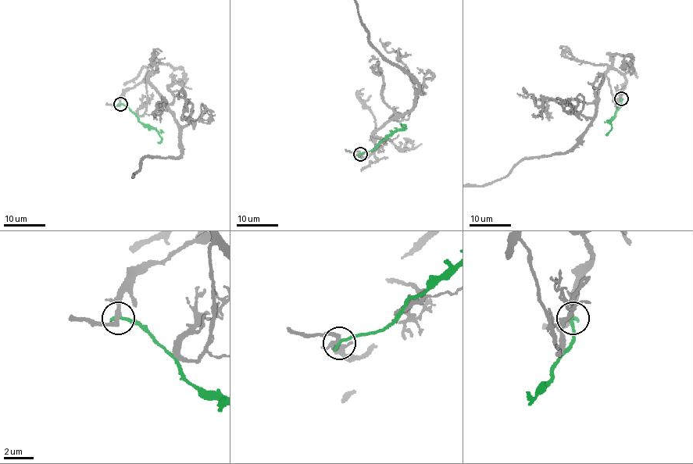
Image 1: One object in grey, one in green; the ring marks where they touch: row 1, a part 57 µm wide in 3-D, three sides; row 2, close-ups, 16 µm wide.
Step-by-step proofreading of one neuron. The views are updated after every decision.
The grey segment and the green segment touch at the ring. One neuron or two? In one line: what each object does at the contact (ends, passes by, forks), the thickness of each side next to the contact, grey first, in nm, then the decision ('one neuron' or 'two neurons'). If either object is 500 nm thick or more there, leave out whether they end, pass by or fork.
grey passes by; green ends there; 260 nm thick on the grey side, 260 nm on the other; two neurons

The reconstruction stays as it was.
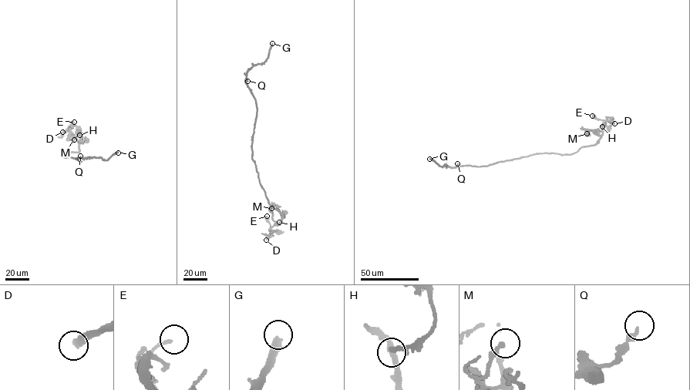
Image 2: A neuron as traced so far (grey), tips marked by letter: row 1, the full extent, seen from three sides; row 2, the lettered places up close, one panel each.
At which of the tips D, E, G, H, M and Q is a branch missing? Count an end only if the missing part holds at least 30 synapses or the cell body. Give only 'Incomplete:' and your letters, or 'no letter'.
Incomplete: D, G

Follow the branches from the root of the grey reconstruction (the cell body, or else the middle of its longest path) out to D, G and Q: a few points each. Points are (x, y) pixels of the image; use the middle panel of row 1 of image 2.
D: (252, 152), (259, 183), (268, 201), (282, 215), (281, 222), (270, 229), (270, 237), (266, 240)
G: (252, 152), (257, 109), (255, 99), (246, 82), (247, 72), (254, 65), (264, 63), (272, 43)
Q: (252, 152), (257, 109), (255, 99), (245, 82), (247, 81)

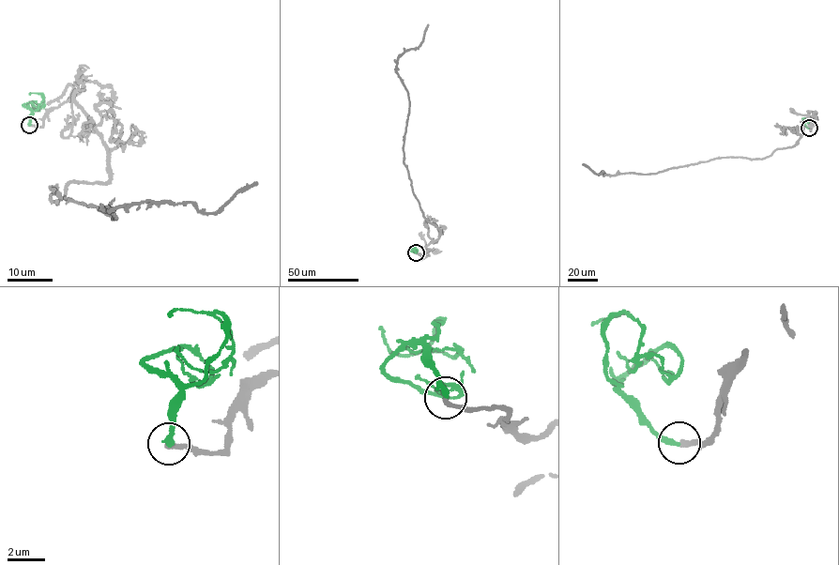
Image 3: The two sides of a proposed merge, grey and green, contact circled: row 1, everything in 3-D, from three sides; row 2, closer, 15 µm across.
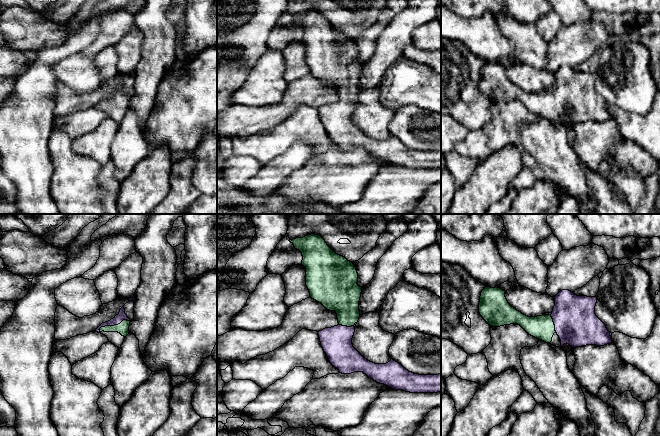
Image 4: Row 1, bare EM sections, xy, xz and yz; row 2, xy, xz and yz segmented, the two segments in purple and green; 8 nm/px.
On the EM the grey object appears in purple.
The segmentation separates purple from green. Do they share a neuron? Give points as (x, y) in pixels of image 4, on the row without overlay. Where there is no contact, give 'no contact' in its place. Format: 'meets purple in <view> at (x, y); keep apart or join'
meets purple in xy at (113, 101); join

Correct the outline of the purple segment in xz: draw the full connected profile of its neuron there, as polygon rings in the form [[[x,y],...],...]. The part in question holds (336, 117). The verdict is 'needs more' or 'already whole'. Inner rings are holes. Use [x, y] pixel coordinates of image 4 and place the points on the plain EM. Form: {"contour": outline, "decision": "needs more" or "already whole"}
{"contour": [[[311,10],[289,17],[294,21],[295,25],[302,29],[302,41],[306,44],[306,62],[310,68],[310,73],[321,79],[327,86],[335,87],[337,90],[339,100],[319,107],[318,111],[330,139],[340,149],[363,148],[377,159],[410,169],[441,168],[441,150],[414,150],[393,135],[386,140],[375,140],[365,135],[352,120],[355,108],[354,101],[360,93],[359,77],[362,68],[362,63],[357,60],[358,49],[356,43],[345,33],[336,30],[319,11]]], "decision": "needs more"}

